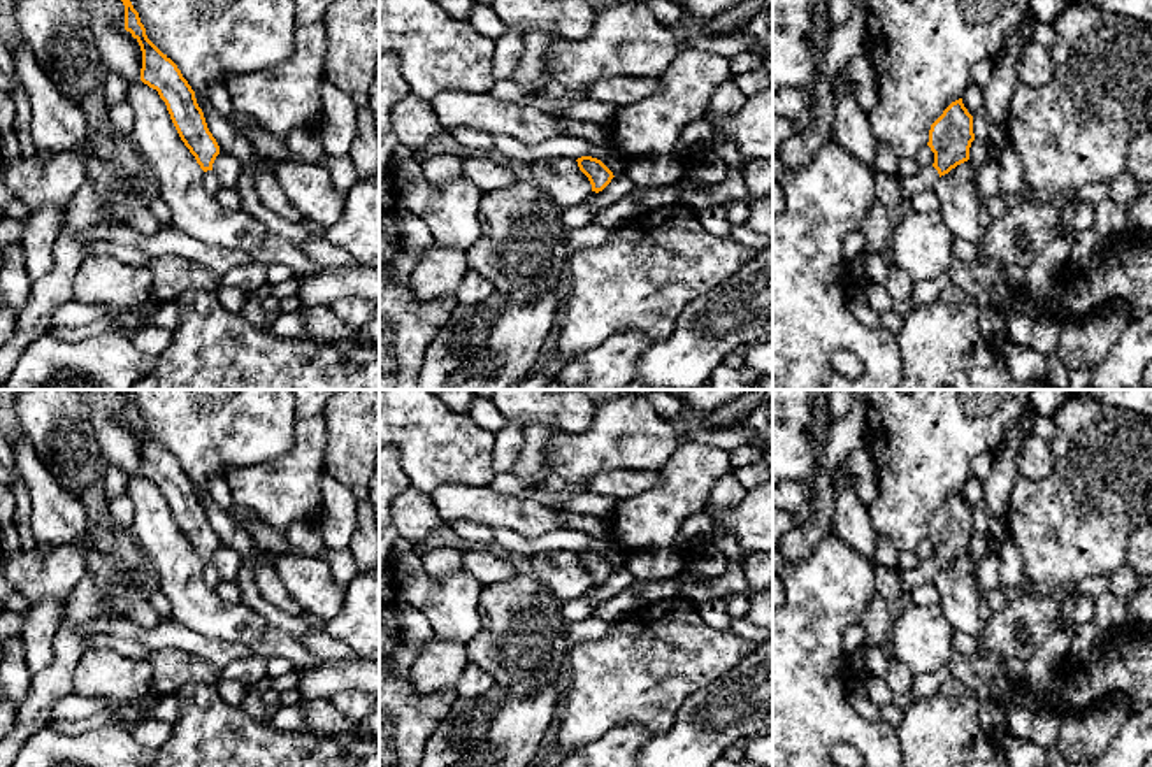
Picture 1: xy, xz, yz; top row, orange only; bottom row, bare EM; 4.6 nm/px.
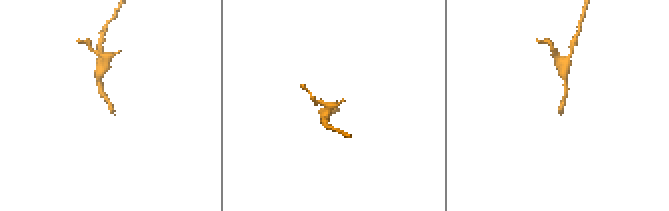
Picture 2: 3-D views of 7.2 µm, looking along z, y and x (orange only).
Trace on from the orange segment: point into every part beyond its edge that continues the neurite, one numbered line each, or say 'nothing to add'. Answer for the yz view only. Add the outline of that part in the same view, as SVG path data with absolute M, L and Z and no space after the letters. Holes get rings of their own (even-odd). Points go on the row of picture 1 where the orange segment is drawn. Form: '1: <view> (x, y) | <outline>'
1: yz (926, 178) | M929 165L922 167L915 176L901 177L901 190L906 204L920 191L932 190L938 183L938 170Z

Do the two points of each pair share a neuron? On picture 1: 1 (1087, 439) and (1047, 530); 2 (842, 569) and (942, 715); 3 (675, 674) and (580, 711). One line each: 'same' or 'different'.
1: same
2: different
3: same

